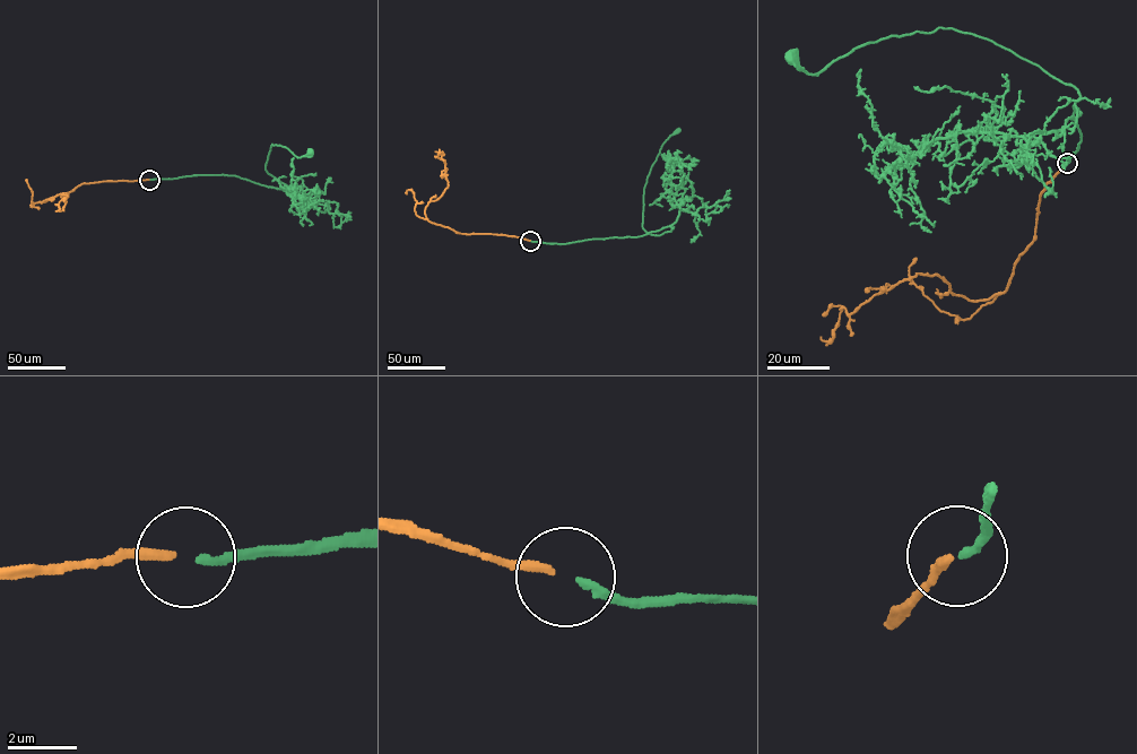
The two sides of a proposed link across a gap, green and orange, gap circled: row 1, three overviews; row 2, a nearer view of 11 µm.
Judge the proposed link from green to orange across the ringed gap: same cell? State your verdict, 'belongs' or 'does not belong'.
belongs

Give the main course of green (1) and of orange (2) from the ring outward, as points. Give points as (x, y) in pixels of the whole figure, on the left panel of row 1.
1: (149, 180), (235, 175), (291, 196), (289, 187), (266, 170), (271, 146), (285, 146), (297, 157), (310, 152)
2: (148, 180), (83, 183), (41, 202), (66, 193), (66, 202), (62, 199), (59, 204), (60, 208)

